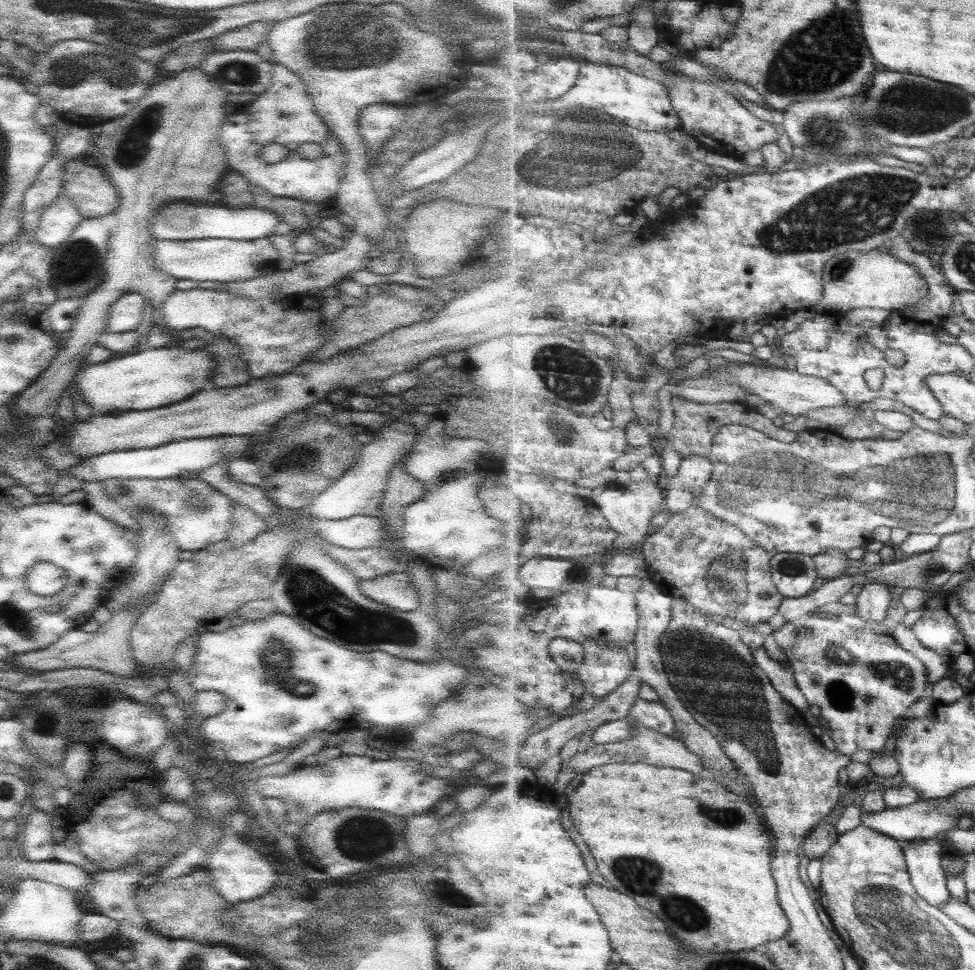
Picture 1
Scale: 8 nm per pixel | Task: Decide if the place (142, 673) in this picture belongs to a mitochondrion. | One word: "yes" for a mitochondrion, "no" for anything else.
no

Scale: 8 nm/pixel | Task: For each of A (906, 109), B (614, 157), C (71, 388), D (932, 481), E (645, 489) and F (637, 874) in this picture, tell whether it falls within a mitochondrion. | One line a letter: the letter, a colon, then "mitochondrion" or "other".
A: mitochondrion
B: mitochondrion
C: other
D: mitochondrion
E: other
F: mitochondrion

